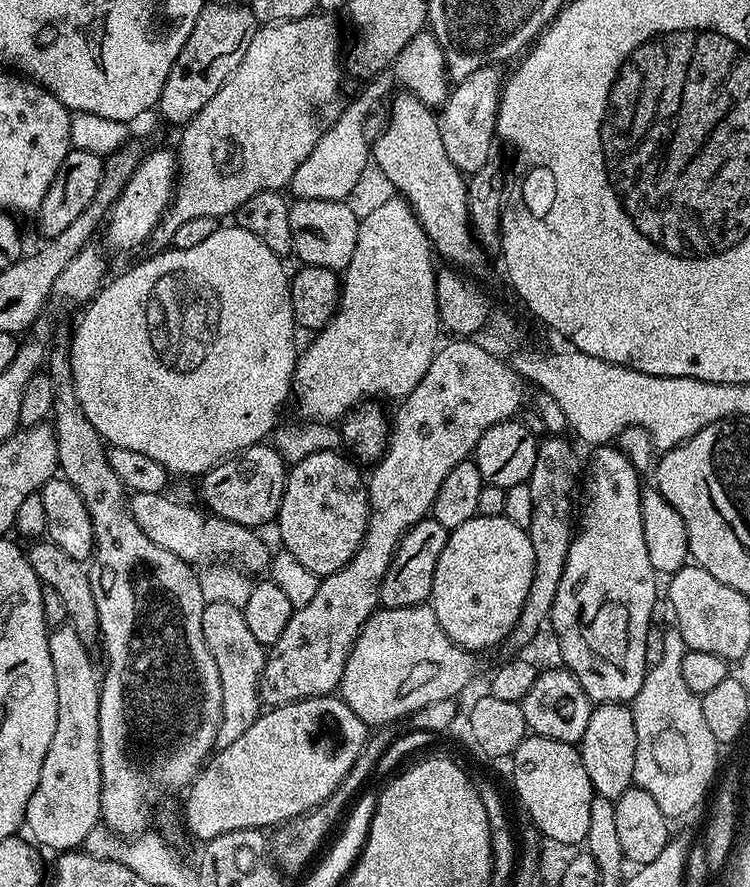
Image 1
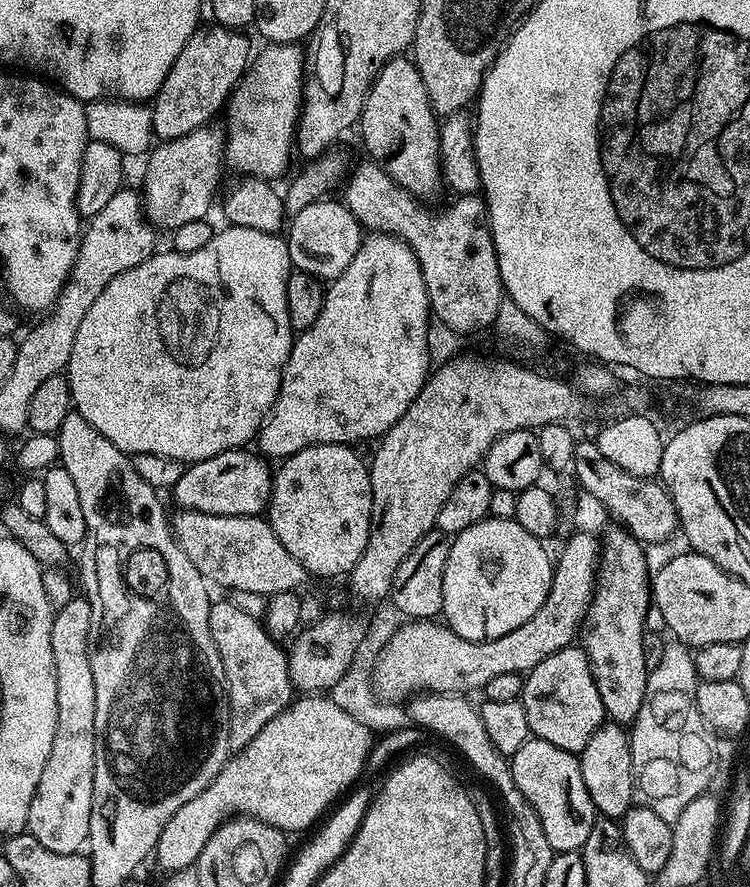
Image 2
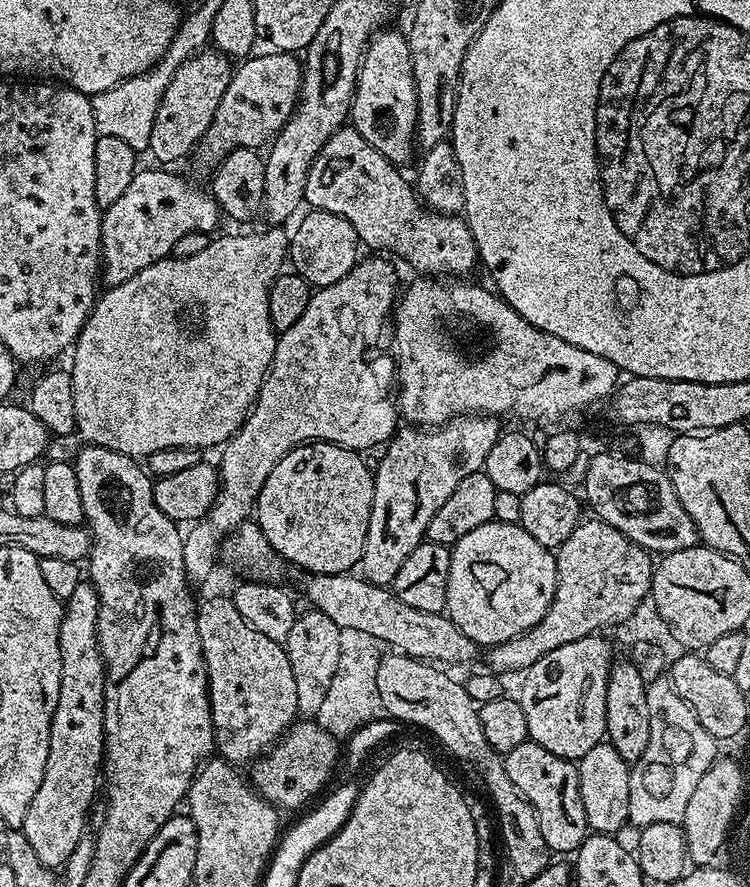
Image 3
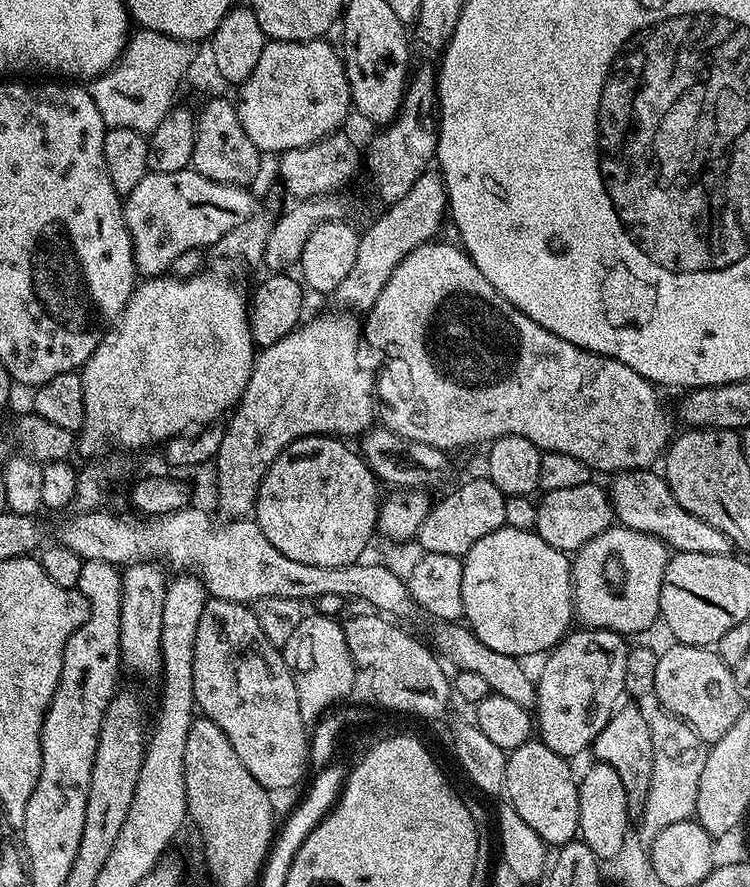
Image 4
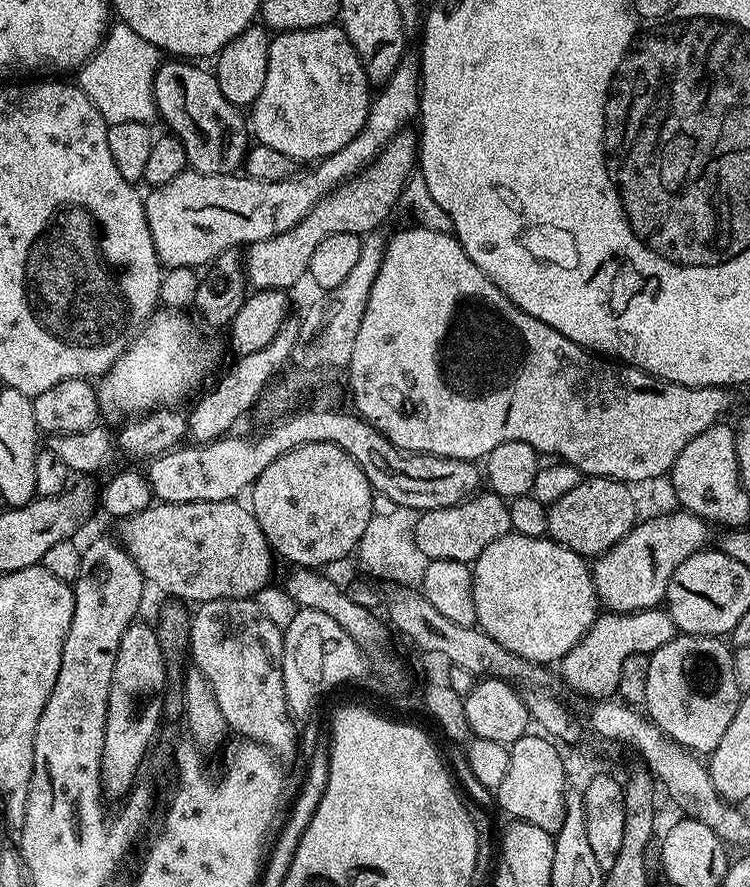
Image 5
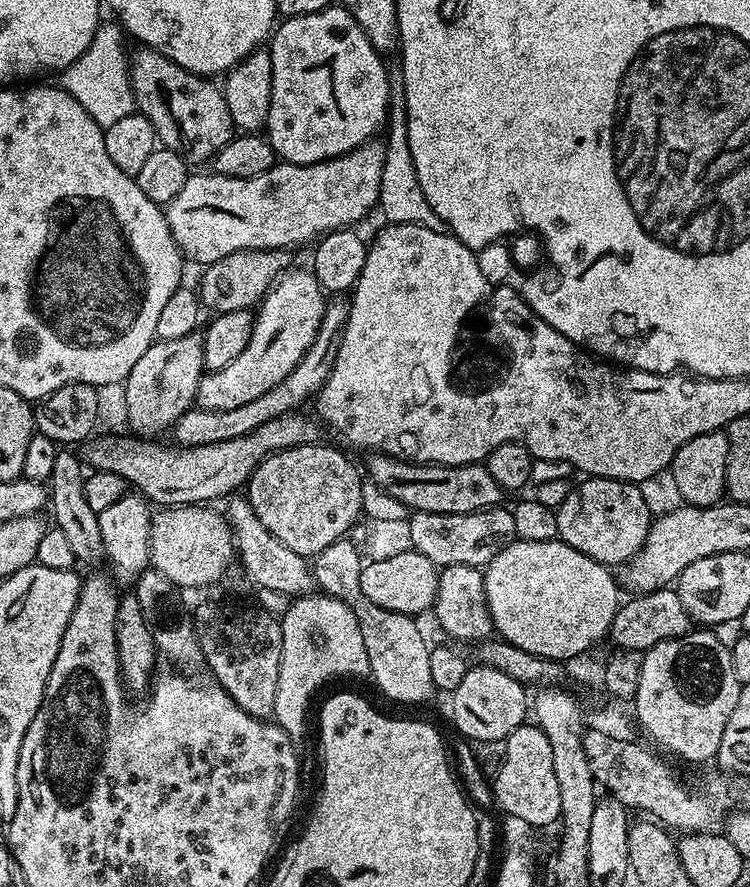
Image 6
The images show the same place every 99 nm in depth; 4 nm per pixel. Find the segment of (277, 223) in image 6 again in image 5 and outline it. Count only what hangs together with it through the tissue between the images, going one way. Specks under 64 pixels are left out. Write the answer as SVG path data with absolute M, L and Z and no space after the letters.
M405 54L401 60L398 70L394 70L394 74L380 89L380 92L375 93L374 99L368 105L368 117L366 122L362 126L362 130L358 130L358 134L350 142L346 142L346 146L342 146L342 150L338 150L334 154L324 157L323 160L319 161L309 172L300 172L300 170L293 171L292 175L287 176L285 180L279 180L278 182L266 182L265 180L254 180L251 176L247 174L233 174L231 176L207 176L201 172L193 172L191 170L186 170L182 174L178 174L178 178L170 178L170 182L153 187L152 192L149 196L145 195L143 197L144 209L146 210L146 222L150 226L150 238L154 238L154 250L158 254L161 265L165 269L169 268L190 268L193 270L199 269L199 264L204 264L203 266L211 265L212 261L216 259L218 254L229 250L239 249L241 246L239 244L244 244L243 246L250 246L254 242L262 242L266 238L274 238L274 234L282 234L286 230L290 230L298 222L302 222L302 218L306 218L306 214L310 214L310 210L313 208L320 199L326 194L333 192L339 184L345 184L347 180L352 180L360 172L363 172L375 156L380 153L384 147L390 142L390 138L394 138L399 134L399 132L405 131L409 127L408 124L417 119L420 115L420 57L416 54Z

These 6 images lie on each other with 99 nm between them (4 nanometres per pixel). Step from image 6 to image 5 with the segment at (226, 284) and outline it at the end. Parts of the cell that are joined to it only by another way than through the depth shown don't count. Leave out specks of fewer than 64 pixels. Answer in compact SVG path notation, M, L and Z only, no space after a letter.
M405 130L403 132L399 132L397 136L394 138L390 138L390 142L383 148L383 150L378 153L377 156L374 157L372 163L368 165L367 168L364 169L363 172L360 172L355 176L352 180L347 180L345 184L339 184L336 189L330 194L326 194L317 202L316 205L310 210L310 214L306 214L306 218L302 218L302 222L298 222L295 224L293 228L290 230L286 230L282 234L274 234L274 238L266 238L262 242L254 242L250 247L243 253L242 259L244 261L244 273L248 276L249 285L255 291L261 292L262 290L278 290L279 292L285 290L292 290L292 287L295 286L296 283L299 282L300 279L305 279L308 267L310 266L310 258L314 258L314 250L318 250L318 242L322 242L322 238L324 236L329 236L330 234L354 234L358 237L363 237L365 234L372 234L377 231L376 228L380 223L383 222L384 219L387 218L388 215L391 214L392 211L397 211L398 205L400 203L400 195L402 194L402 190L406 186L406 182L408 179L413 176L413 174L417 171L418 168L418 136L415 131Z

